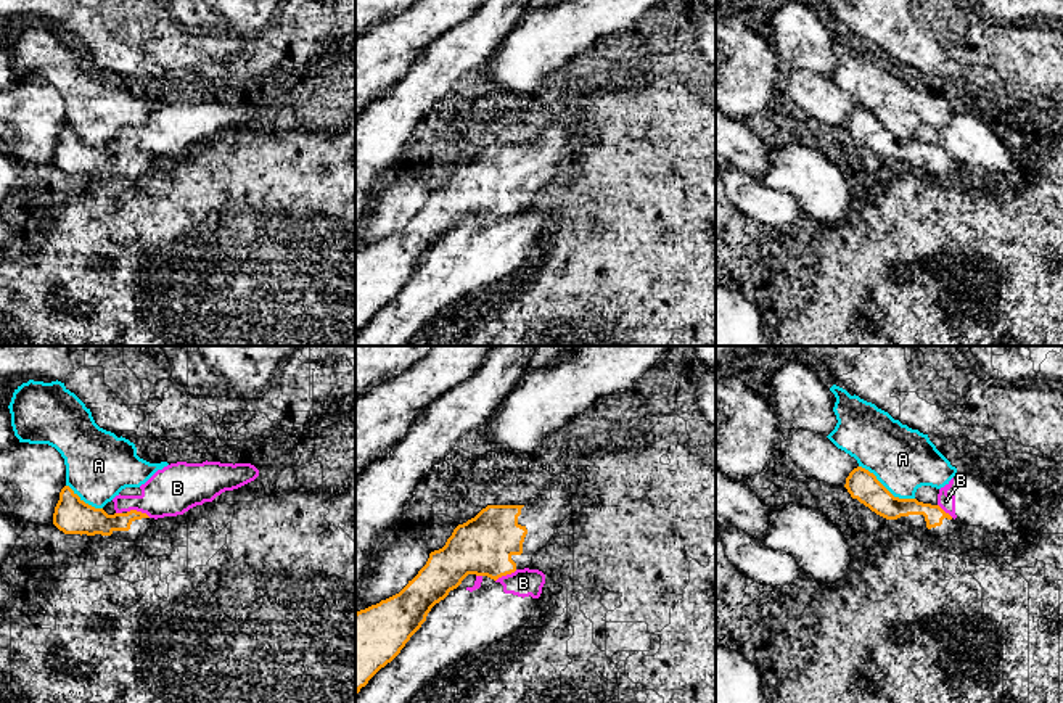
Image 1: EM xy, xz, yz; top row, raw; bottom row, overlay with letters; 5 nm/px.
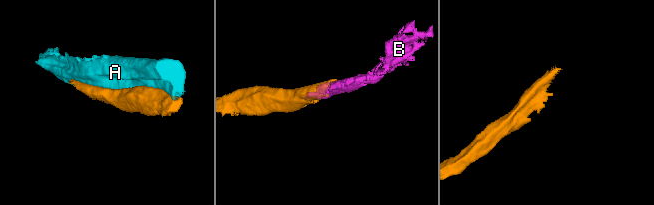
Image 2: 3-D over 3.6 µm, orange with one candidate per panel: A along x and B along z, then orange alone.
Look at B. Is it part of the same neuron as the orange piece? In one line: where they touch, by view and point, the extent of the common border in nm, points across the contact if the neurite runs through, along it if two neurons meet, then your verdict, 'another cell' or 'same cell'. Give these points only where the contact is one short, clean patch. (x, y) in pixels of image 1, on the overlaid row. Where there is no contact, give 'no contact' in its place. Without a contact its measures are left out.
xy (139, 512) | 120 nm | along xy (127, 510), (140, 510), (150, 517) | another cell

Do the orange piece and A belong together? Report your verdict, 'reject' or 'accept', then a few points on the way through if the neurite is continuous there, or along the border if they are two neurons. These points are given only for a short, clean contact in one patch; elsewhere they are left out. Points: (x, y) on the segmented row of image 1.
reject

